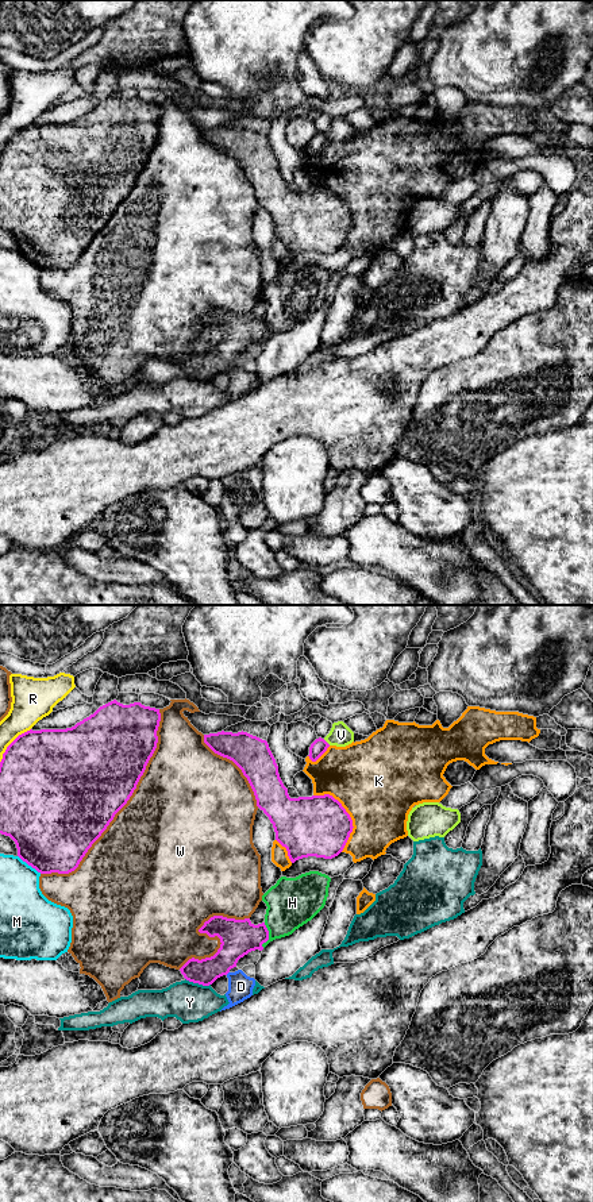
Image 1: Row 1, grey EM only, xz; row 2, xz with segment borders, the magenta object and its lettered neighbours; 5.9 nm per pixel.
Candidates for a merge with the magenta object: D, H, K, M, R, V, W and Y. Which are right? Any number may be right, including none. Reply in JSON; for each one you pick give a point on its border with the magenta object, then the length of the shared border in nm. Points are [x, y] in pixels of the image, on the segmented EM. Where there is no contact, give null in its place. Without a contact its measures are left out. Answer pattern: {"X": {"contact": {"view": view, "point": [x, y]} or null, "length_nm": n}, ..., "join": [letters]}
{"V": {"contact": {"view": "xz", "point": [326, 742]}, "length_nm": 60}, "join": ["V"]}

